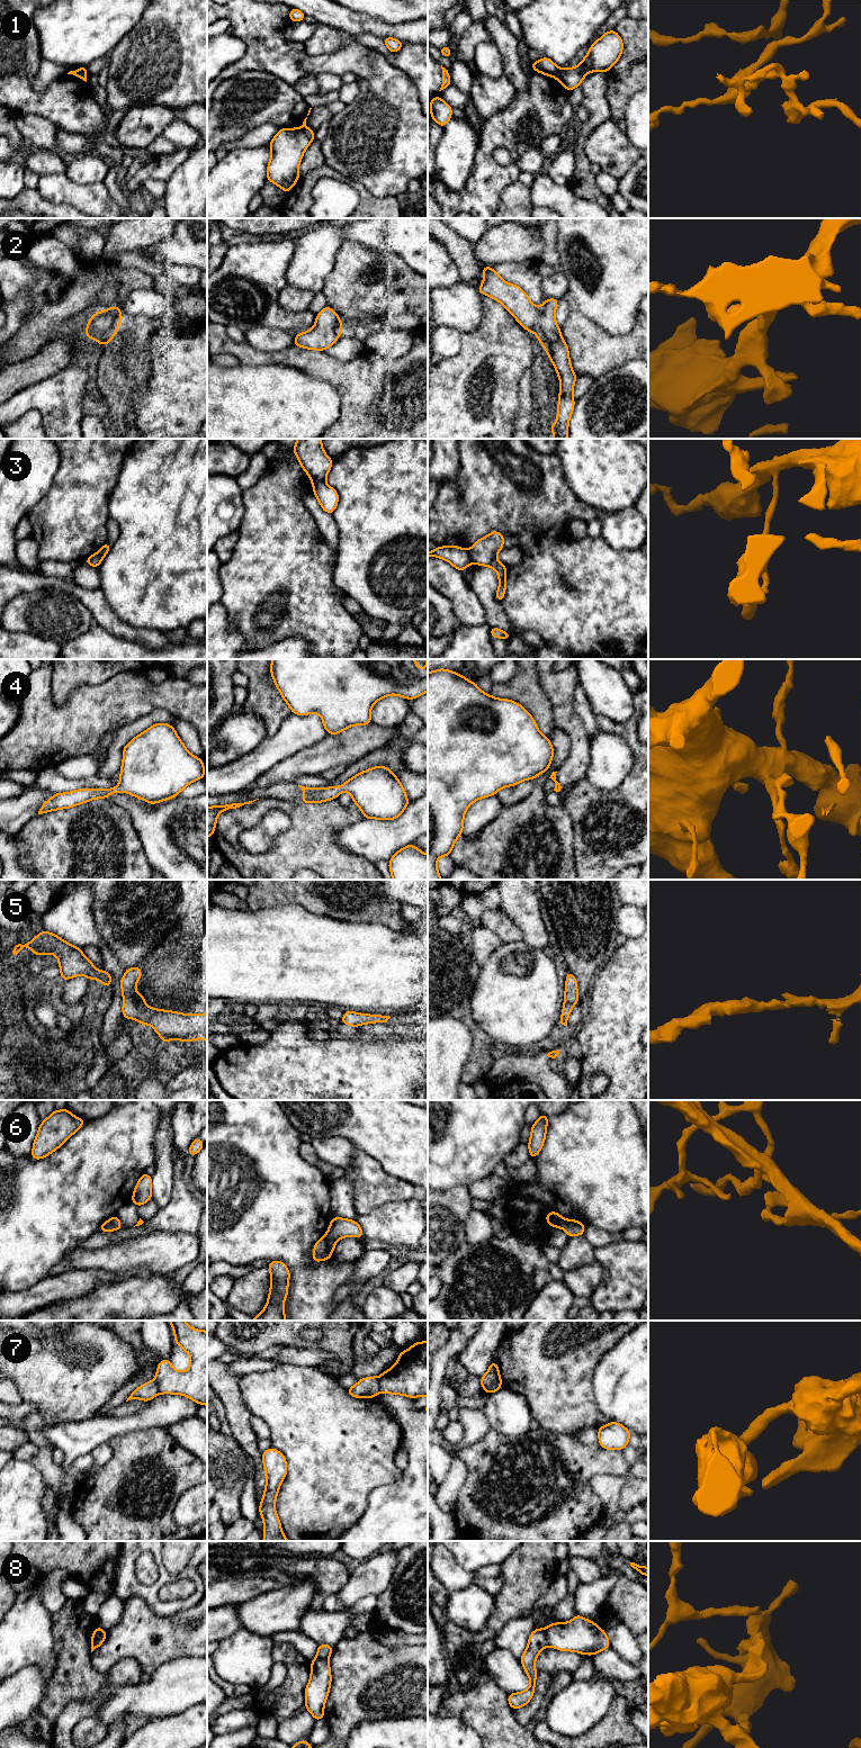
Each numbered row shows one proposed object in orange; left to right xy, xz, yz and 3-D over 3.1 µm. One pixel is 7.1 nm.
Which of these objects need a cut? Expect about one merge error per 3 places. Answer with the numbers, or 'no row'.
1, 3, 6, 7, 8

